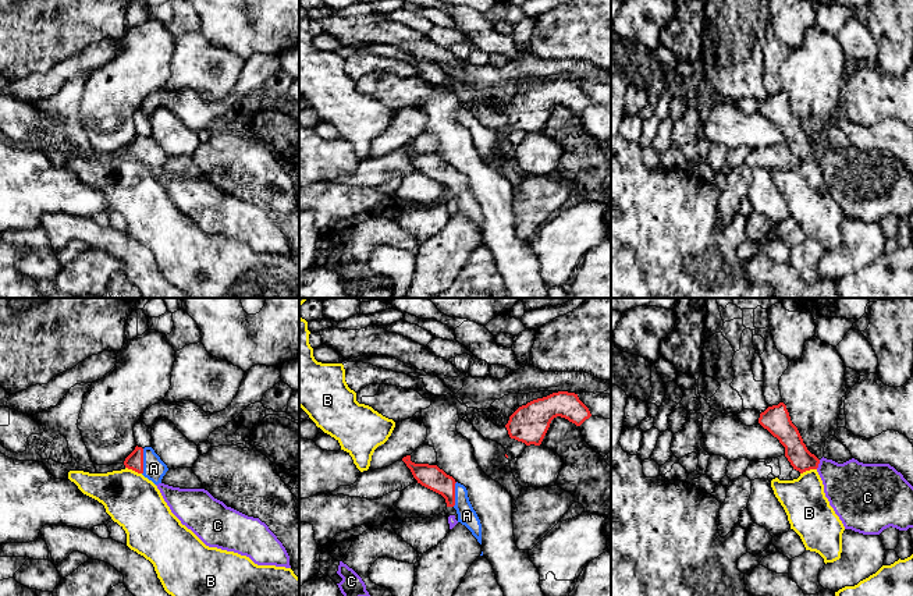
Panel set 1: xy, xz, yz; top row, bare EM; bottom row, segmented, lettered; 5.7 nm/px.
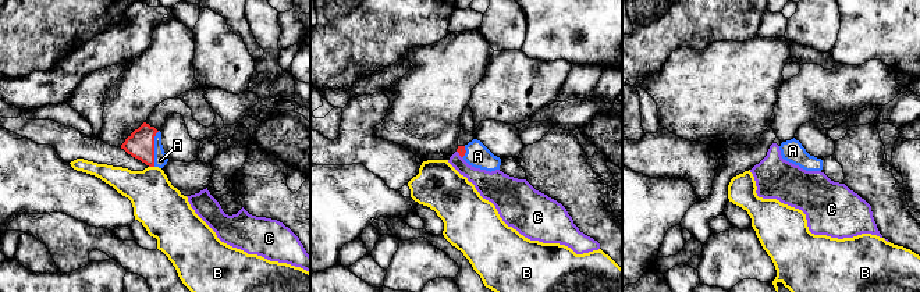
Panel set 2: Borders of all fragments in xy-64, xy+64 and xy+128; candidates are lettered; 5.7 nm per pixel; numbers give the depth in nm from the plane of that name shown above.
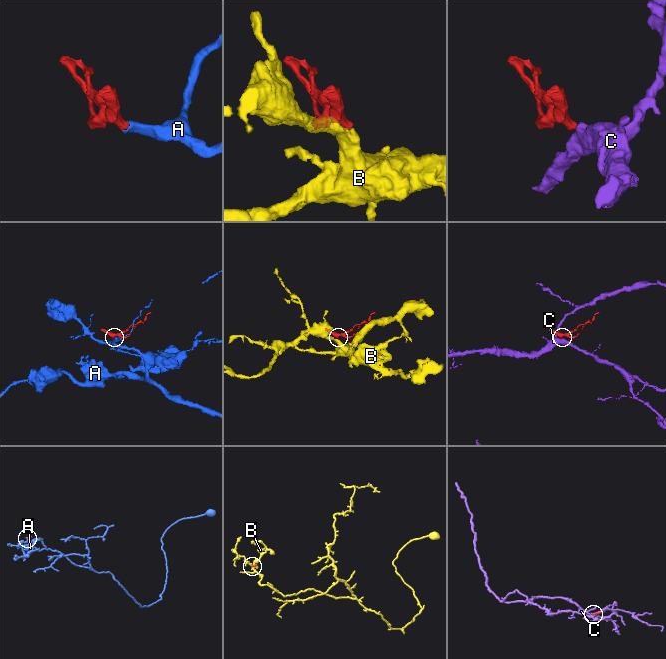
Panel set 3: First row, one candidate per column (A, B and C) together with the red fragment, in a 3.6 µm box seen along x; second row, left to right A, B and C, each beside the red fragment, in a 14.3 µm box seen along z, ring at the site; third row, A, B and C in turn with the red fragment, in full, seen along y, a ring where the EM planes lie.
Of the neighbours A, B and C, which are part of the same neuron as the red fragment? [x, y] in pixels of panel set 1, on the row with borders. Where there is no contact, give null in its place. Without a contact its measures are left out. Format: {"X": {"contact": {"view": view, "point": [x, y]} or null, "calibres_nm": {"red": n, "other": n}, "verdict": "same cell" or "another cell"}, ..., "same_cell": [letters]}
{"A": {"contact": {"view": "xy", "point": [142, 461]}, "calibres_nm": {"red": 100, "other": 130}, "verdict": "same cell"}, "B": {"contact": {"view": "xy", "point": [134, 469]}, "calibres_nm": {"red": 100, "other": 320}, "verdict": "another cell"}, "C": {"contact": {"view": "yz", "point": [819, 463]}, "calibres_nm": {"red": 140, "other": 300}, "verdict": "another cell"}, "same_cell": ["A"]}

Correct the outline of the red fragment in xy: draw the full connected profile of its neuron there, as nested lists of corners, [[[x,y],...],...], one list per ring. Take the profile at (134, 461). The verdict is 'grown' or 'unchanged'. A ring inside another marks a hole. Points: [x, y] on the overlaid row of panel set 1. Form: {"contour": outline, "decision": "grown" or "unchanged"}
{"contour": [[[135,447],[135,450],[125,458],[125,468],[142,473],[154,485],[161,483],[163,476],[168,471],[167,465],[160,460],[152,447]]], "decision": "grown"}

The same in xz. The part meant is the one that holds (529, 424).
{"contour": [[[558,391],[519,407],[509,416],[505,428],[511,439],[526,446],[540,446],[551,421],[557,416],[580,426],[592,414],[578,394]]], "decision": "unchanged"}

